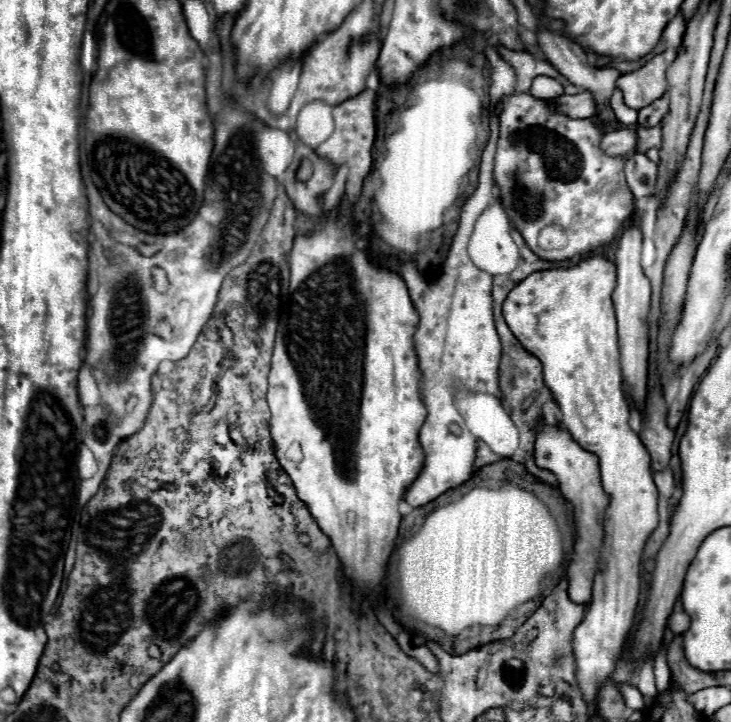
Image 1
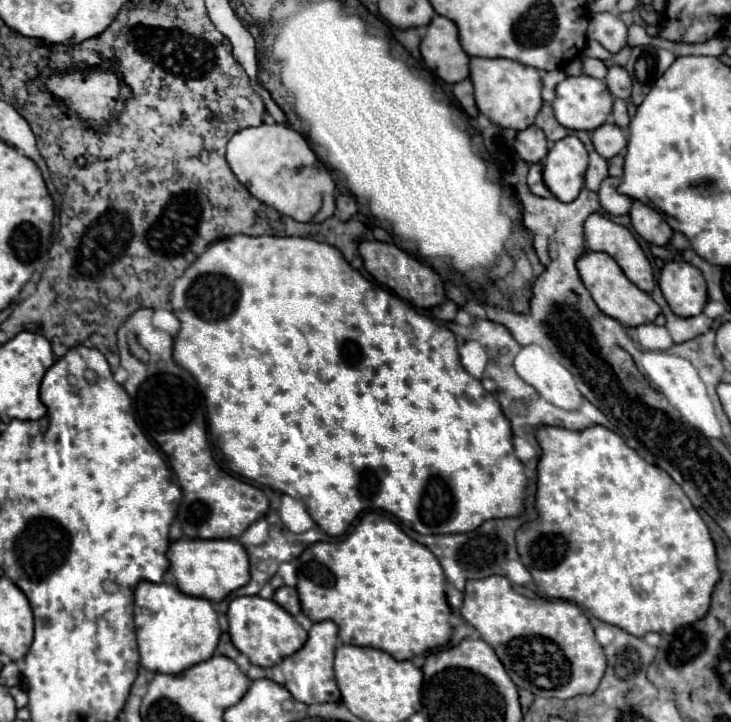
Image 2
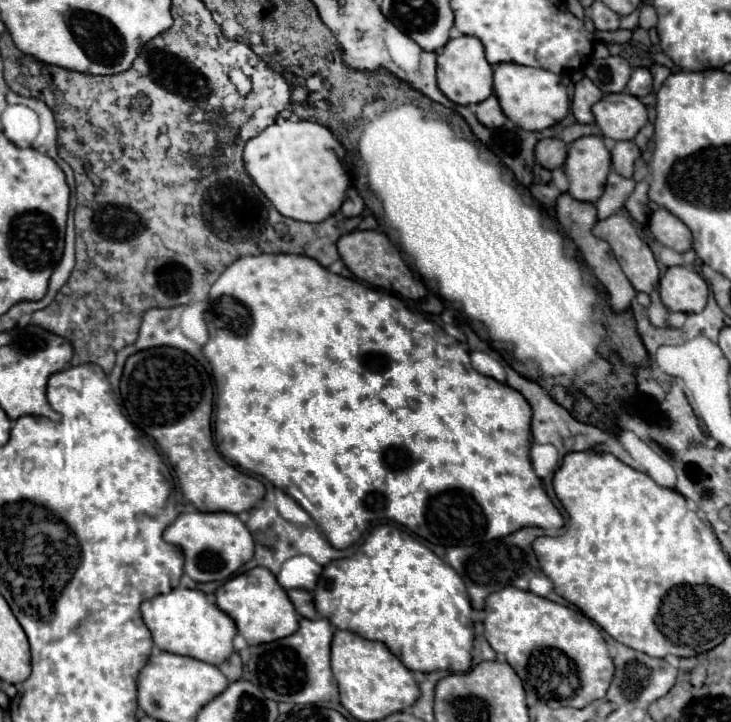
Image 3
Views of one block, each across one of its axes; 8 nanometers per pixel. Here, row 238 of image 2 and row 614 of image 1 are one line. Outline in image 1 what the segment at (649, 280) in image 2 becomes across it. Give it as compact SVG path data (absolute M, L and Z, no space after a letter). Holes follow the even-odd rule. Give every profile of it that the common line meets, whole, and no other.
M592 256L580 262L574 268L564 270L542 270L530 274L522 280L506 298L502 312L506 324L520 340L530 354L540 358L544 364L544 382L552 390L564 420L562 426L572 434L572 438L586 450L598 458L602 486L610 496L610 504L606 508L604 518L604 546L602 546L602 564L600 572L594 580L594 598L588 606L584 620L574 630L574 658L576 658L576 682L586 700L586 704L594 704L598 700L600 688L612 678L616 664L622 660L624 650L628 646L628 636L632 634L636 606L640 598L640 560L646 546L646 540L658 526L656 500L658 490L650 472L650 454L640 442L638 434L630 428L630 406L622 392L622 366L618 352L618 334L616 334L616 312L612 302L614 292L614 276L616 268L602 256Z

